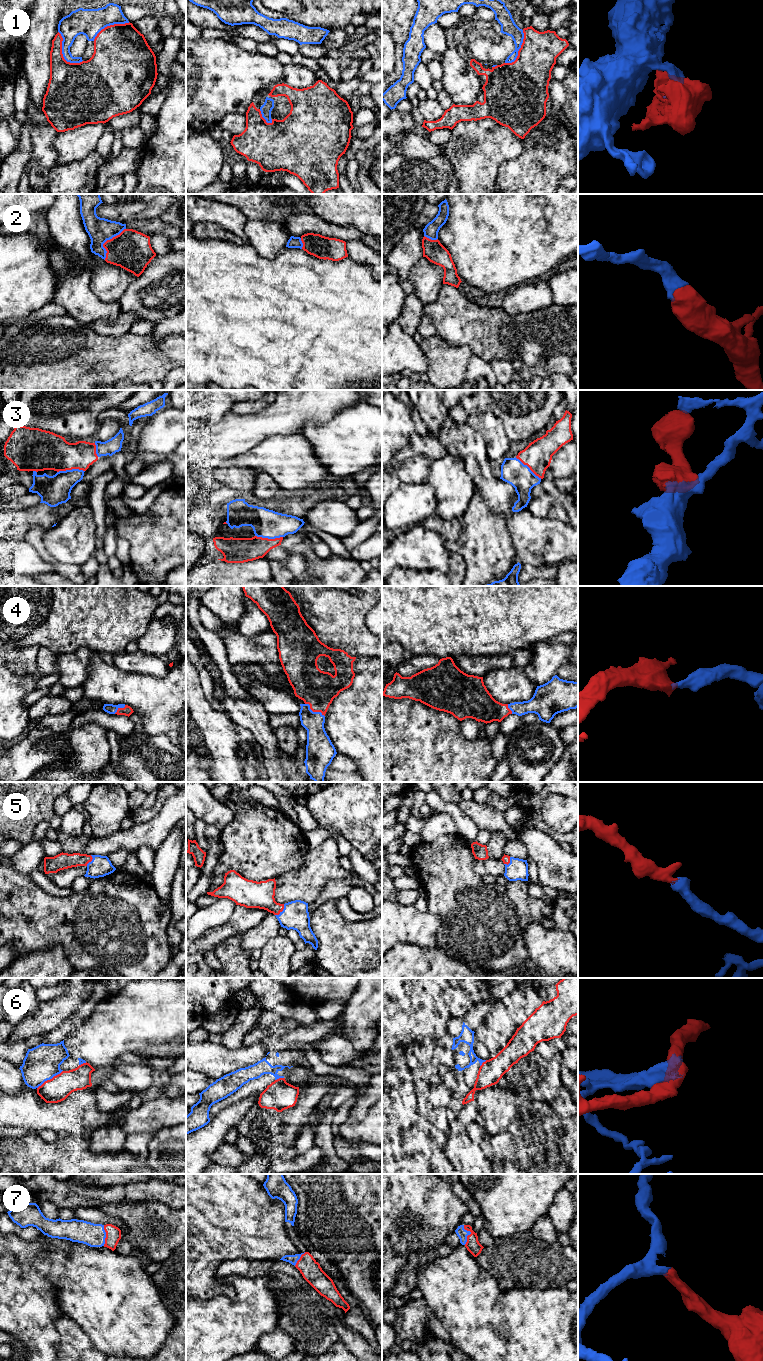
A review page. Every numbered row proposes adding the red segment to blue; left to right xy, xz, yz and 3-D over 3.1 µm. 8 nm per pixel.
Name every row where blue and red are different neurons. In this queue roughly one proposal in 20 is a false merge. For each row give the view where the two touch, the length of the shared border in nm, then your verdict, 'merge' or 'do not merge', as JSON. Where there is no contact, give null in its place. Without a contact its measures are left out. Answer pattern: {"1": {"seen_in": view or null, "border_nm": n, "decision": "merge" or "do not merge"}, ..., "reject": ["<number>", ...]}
{"1": {"seen_in": "xy", "border_nm": 320, "decision": "merge"}, "2": {"seen_in": "xy", "border_nm": 300, "decision": "merge"}, "3": {"seen_in": "xy", "border_nm": 220, "decision": "merge"}, "4": {"seen_in": "xz", "border_nm": 190, "decision": "merge"}, "5": {"seen_in": "xz", "border_nm": 120, "decision": "merge"}, "6": {"seen_in": "xy", "border_nm": 260, "decision": "do not merge"}, "7": {"seen_in": "yz", "border_nm": 160, "decision": "merge"}, "reject": ["6"]}

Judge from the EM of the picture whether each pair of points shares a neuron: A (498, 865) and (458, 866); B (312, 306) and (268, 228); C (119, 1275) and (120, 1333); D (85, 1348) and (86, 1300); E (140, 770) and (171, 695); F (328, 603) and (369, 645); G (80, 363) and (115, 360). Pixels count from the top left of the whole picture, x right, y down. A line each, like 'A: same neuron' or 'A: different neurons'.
A: different neurons
B: different neurons
C: same neuron
D: different neurons
E: different neurons
F: same neuron
G: same neuron

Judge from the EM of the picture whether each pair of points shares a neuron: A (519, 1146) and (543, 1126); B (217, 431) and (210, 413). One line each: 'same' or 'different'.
A: same
B: different

